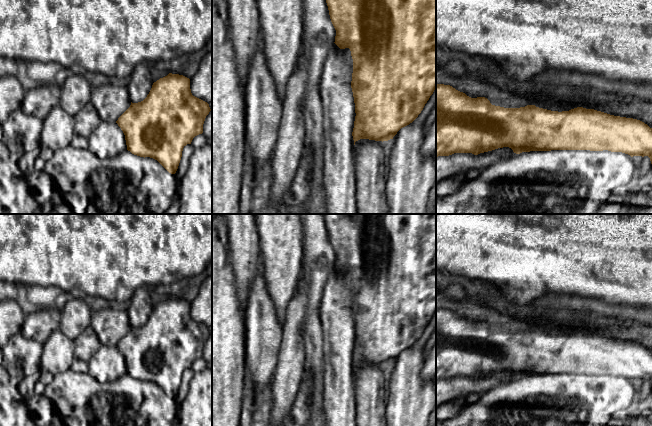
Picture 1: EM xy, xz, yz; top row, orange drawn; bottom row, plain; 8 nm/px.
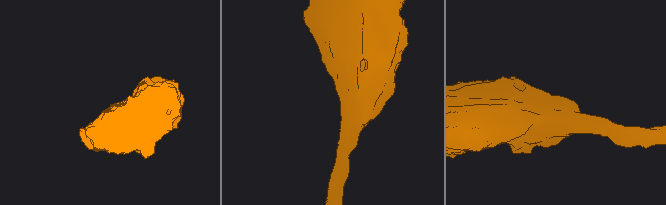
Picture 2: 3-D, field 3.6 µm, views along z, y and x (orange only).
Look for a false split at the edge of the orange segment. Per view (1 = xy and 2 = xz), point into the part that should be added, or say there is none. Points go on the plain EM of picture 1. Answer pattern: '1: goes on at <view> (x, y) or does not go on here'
1: does not go on here
2: does not go on here

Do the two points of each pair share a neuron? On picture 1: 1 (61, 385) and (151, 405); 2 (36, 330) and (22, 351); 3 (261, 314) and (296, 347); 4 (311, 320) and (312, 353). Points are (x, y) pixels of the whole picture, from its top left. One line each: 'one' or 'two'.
1: one
2: two
3: two
4: one

